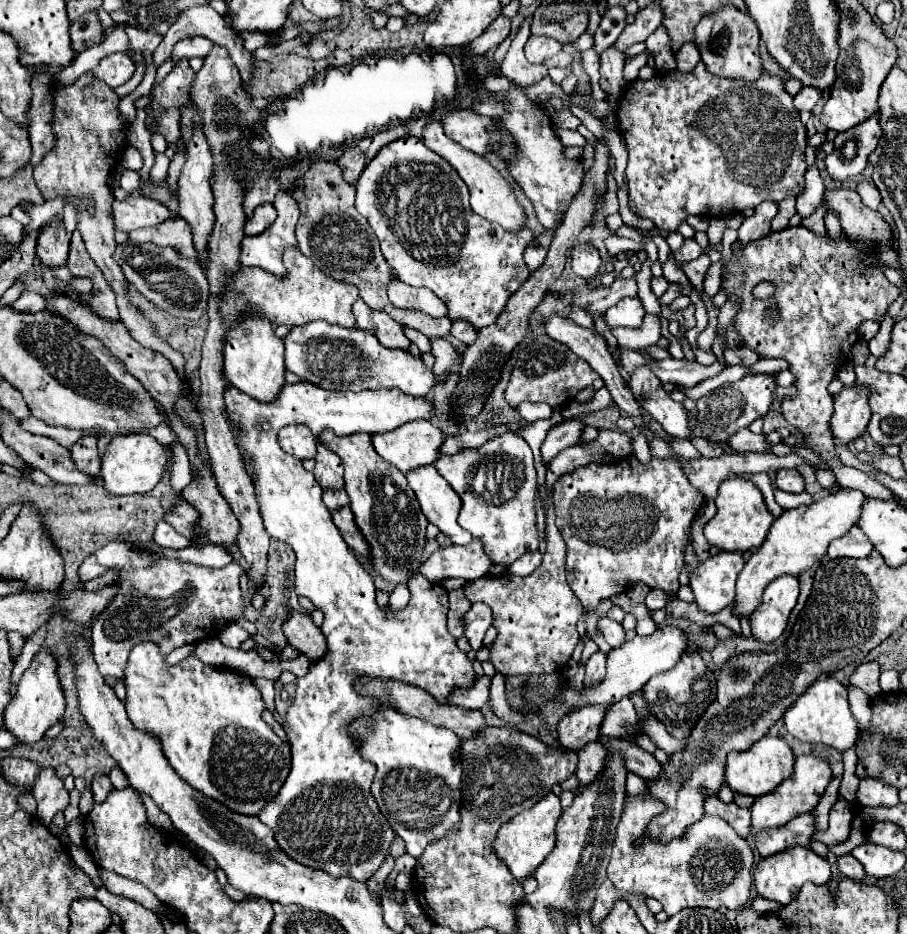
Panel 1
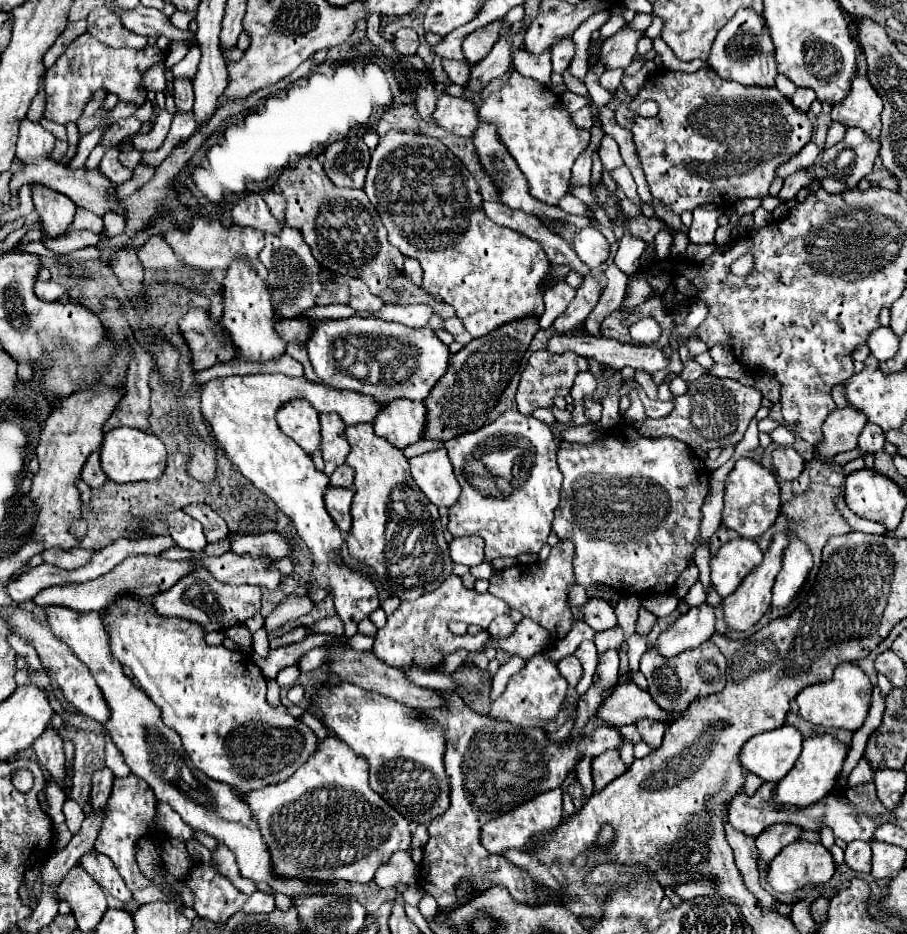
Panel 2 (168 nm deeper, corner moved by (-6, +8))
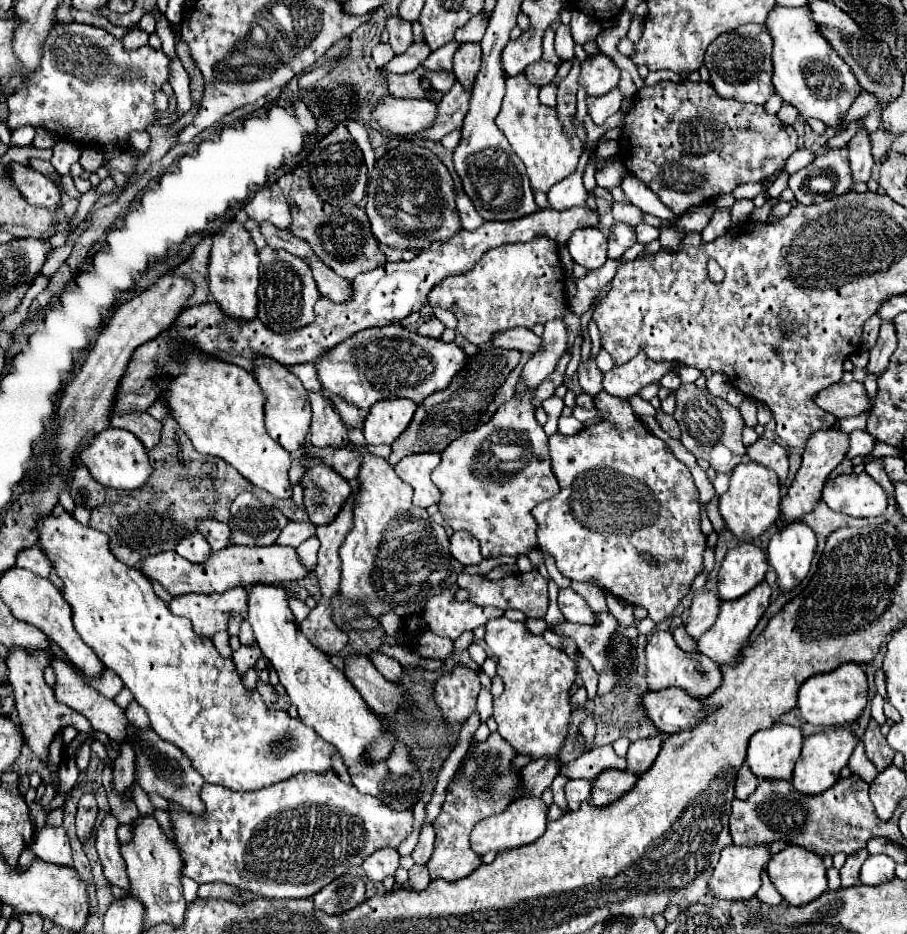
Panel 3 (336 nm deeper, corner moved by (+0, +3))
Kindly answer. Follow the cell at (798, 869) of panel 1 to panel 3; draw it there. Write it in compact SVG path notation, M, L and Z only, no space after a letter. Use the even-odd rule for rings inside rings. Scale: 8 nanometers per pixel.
M789 845L787 849L779 851L777 855L771 857L771 861L767 865L767 873L769 873L769 879L775 885L775 889L781 893L781 897L789 905L797 905L797 907L811 903L813 899L817 899L821 893L827 891L825 871L827 871L827 867L823 865L823 857L817 857L817 853L813 853L809 849L801 849L797 845Z

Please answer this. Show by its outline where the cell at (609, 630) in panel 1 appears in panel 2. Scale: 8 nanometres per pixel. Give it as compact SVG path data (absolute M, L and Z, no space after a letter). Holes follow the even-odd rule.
M589 598L587 604L581 608L581 614L583 614L583 620L593 630L607 630L607 628L613 628L617 624L615 610L607 602L603 602L603 600Z

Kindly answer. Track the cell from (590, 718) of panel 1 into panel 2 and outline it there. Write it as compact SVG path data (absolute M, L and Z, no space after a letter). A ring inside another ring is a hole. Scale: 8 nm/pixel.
M623 684L619 686L611 698L599 708L597 718L609 722L613 726L635 724L643 718L659 720L663 724L673 722L673 714L659 708L659 704L651 698L649 690L639 688L637 684Z

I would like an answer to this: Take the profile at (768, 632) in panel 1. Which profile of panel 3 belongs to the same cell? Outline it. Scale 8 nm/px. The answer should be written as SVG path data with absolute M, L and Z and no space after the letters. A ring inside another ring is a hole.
M789 523L769 541L769 565L777 573L779 591L791 591L809 573L813 551L817 547L815 533L801 523Z

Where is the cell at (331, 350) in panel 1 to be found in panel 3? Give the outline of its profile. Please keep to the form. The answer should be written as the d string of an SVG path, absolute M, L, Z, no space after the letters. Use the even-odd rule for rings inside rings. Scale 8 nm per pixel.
M403 325L369 327L341 341L317 359L317 377L323 391L343 397L347 403L369 411L375 401L407 397L421 403L427 395L449 385L453 375L465 365L465 353L455 343L429 339Z

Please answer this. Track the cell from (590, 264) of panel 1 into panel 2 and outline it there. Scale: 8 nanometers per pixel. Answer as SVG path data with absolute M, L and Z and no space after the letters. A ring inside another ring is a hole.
M597 228L579 230L573 238L573 250L589 268L597 268L609 258L609 242Z

